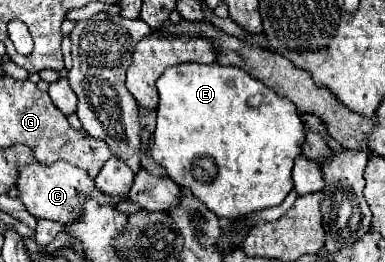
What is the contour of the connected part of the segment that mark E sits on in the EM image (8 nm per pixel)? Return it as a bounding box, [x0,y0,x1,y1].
[150,63,304,219]

